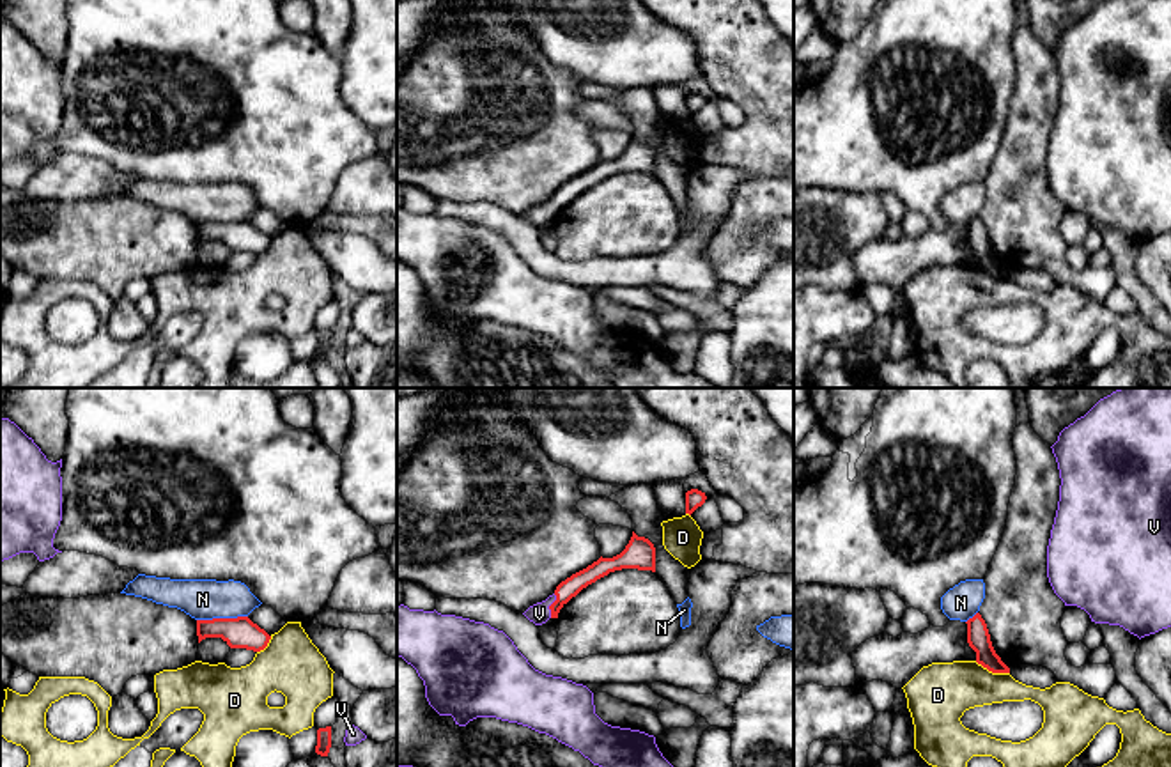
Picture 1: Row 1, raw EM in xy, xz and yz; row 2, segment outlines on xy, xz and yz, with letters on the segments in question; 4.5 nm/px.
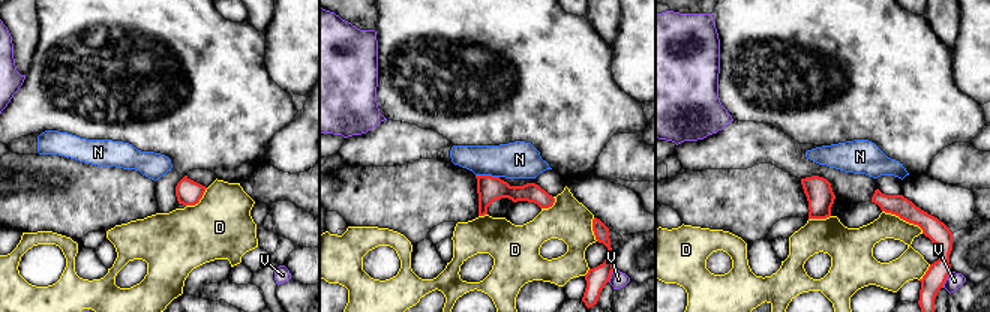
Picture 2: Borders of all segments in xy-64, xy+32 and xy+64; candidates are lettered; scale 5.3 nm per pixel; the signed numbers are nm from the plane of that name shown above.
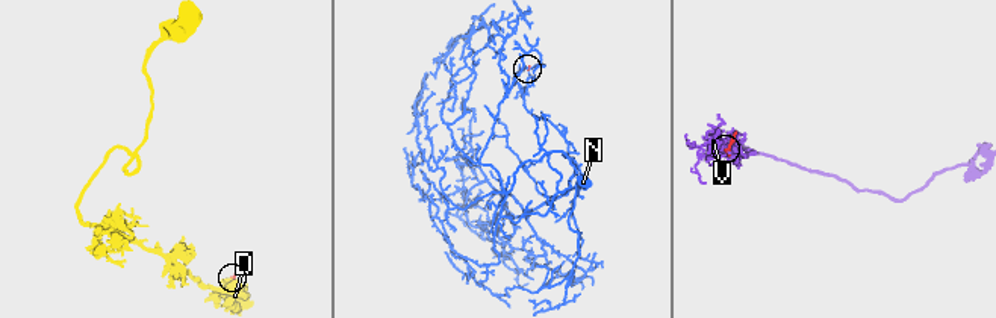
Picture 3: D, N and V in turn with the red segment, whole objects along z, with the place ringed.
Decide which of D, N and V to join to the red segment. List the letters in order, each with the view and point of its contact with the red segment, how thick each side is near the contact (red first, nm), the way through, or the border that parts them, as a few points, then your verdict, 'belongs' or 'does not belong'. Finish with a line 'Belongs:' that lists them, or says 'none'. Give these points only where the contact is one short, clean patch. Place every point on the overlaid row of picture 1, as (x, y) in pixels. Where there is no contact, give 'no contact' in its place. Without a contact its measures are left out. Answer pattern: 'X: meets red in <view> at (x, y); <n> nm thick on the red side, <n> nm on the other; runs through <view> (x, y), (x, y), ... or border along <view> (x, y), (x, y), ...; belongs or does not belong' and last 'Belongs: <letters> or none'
D: meets red in yz at (992, 672); 110 nm thick on the red side, 280 nm on the other; does not belong
N: meets red in xy at (222, 619); 140 nm thick on the red side, 190 nm on the other; border along xy (247, 615), (197, 620); does not belong
V: meets red in xz at (550, 606); 90 nm thick on the red side, 100 nm on the other; belongs
Belongs: V

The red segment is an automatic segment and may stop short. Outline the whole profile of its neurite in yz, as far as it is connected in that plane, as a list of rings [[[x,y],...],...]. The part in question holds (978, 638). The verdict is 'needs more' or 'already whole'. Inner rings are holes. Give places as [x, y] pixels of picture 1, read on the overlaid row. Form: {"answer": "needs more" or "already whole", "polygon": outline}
{"answer": "already whole", "polygon": [[[976,613],[967,622],[967,643],[976,652],[976,662],[992,673],[1010,673],[1010,668],[996,654],[985,620]]]}

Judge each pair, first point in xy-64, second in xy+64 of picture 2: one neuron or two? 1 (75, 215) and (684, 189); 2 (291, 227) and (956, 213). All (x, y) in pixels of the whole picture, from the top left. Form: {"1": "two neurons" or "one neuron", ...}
{"1": "one neuron", "2": "one neuron"}

